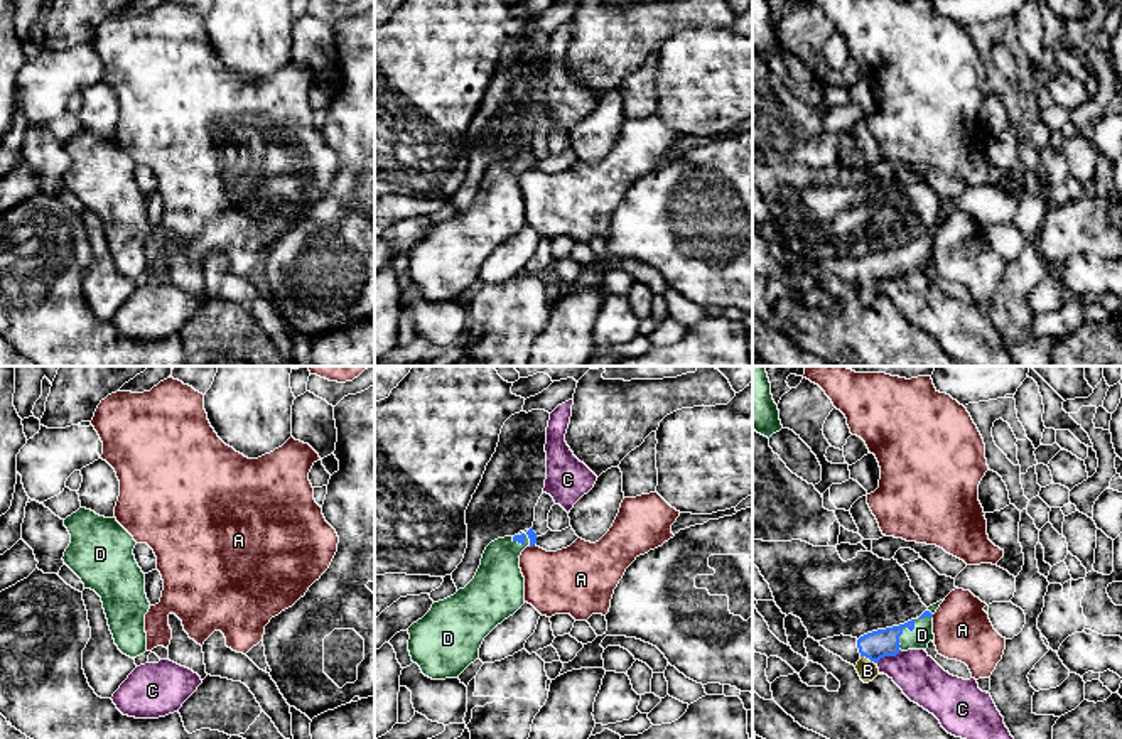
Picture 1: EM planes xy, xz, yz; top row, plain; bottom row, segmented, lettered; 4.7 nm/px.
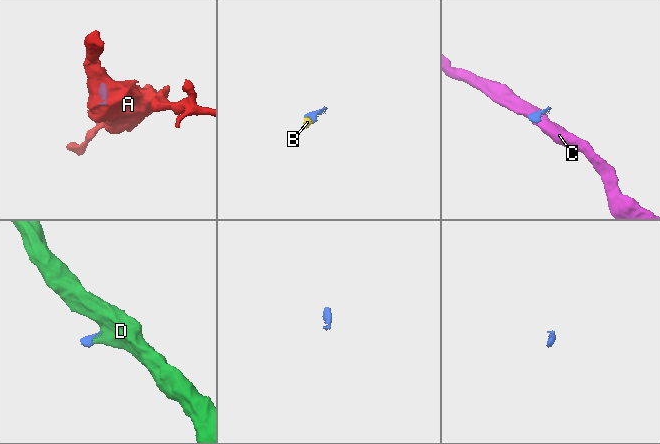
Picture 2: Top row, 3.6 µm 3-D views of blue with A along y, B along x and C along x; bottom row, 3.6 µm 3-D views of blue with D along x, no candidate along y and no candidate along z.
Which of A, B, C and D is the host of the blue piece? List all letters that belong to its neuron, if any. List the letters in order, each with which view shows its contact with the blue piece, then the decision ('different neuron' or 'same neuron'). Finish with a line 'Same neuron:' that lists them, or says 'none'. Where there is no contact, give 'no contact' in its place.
A: xz | different neuron
B: yz | same neuron
C: yz | different neuron
D: yz | same neuron
Same neuron: B, D

